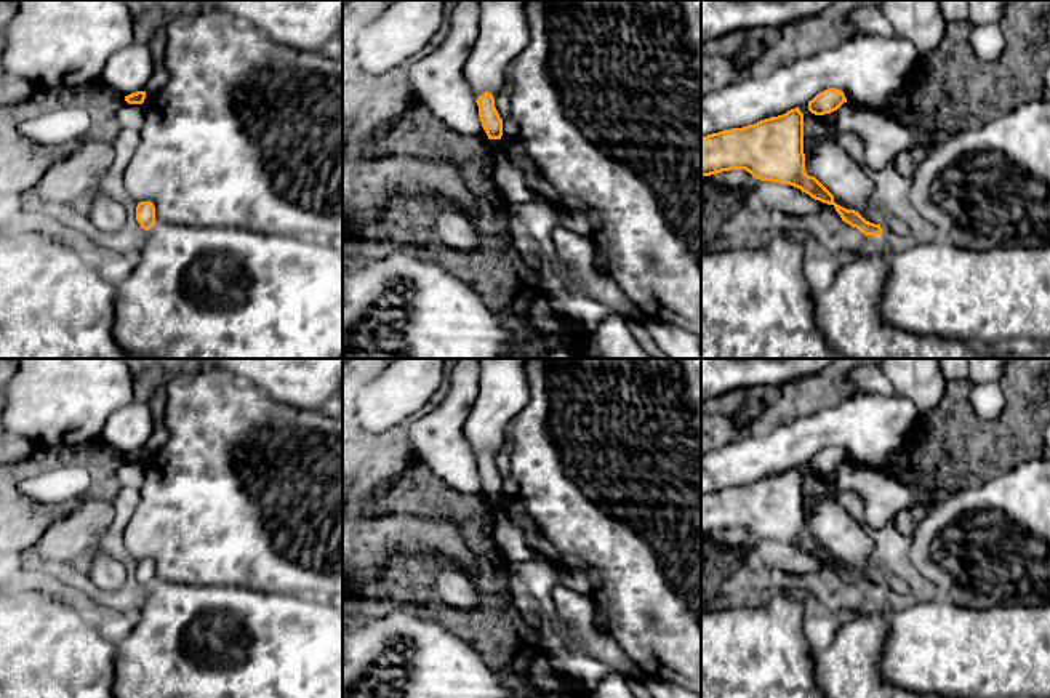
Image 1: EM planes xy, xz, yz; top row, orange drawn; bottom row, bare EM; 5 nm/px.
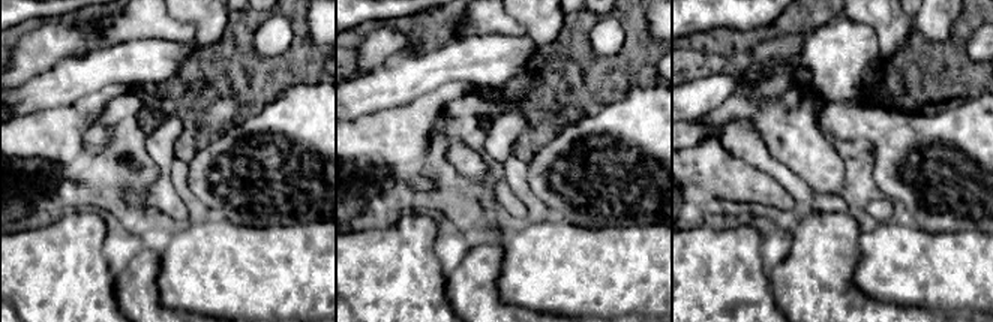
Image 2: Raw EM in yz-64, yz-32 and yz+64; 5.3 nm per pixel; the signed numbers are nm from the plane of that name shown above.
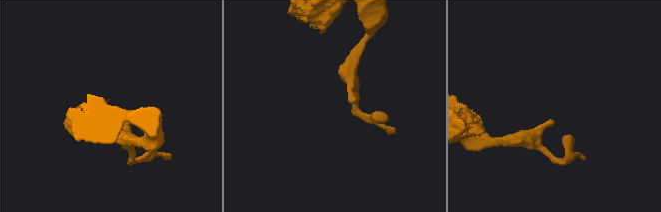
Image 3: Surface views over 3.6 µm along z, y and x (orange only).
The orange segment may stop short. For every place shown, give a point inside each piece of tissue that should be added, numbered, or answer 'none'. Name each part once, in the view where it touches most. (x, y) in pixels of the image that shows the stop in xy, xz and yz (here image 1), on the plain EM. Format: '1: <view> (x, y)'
1: xy (159, 437)

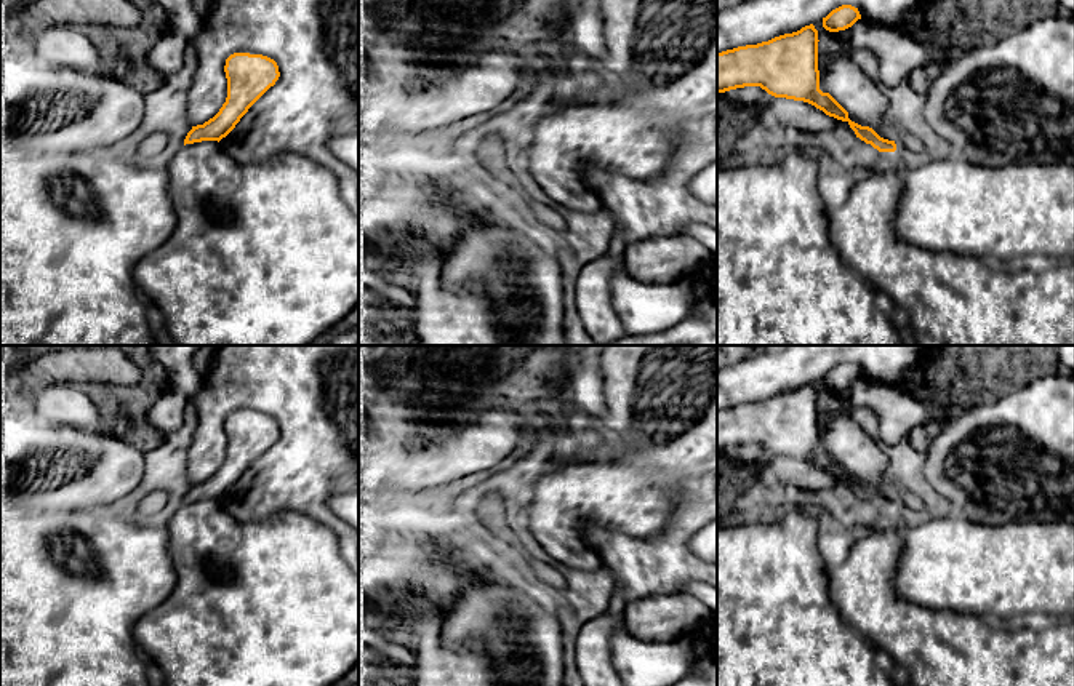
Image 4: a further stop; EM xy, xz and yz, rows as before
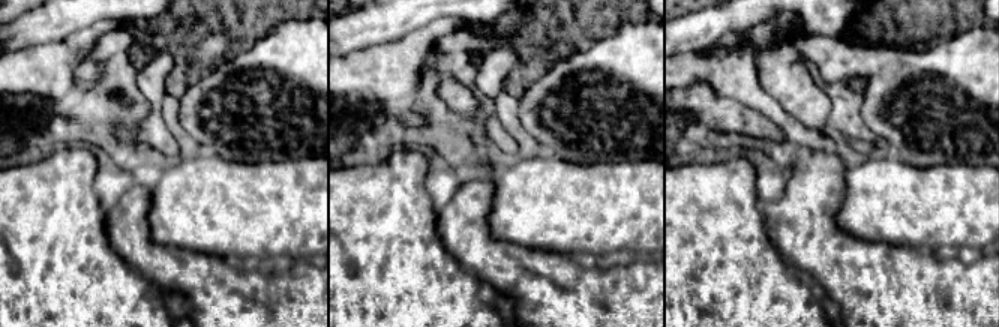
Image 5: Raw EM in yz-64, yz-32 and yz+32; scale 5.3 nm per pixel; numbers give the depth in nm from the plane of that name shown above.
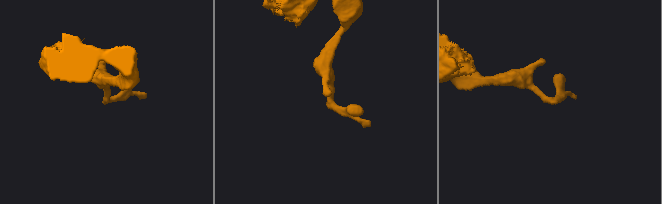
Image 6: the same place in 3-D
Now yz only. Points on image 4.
none

